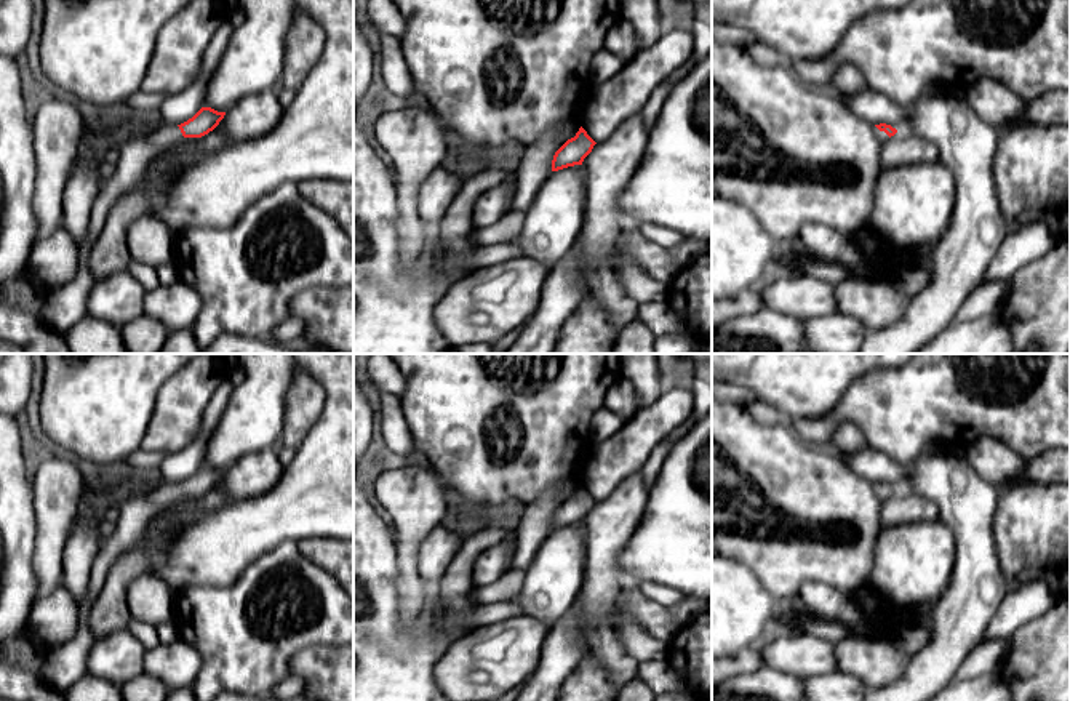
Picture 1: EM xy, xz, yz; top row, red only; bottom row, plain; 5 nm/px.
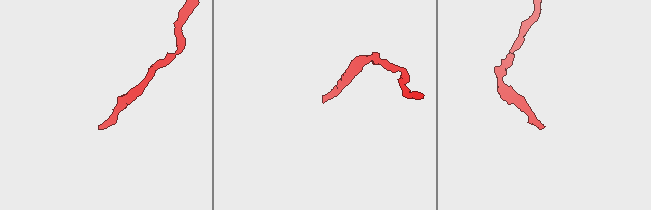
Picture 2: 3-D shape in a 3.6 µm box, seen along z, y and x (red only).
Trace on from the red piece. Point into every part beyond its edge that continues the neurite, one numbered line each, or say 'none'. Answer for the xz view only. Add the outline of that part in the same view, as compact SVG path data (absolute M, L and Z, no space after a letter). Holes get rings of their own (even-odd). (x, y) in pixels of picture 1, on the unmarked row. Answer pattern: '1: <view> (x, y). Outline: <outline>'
none

